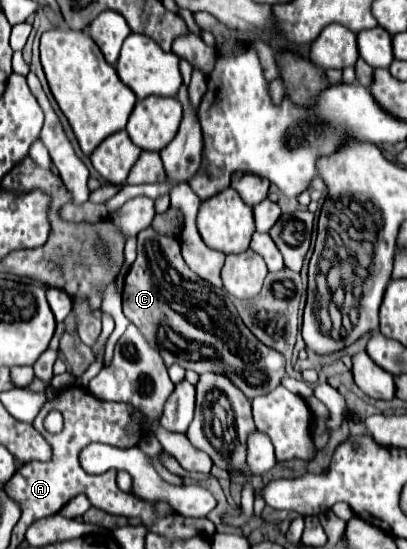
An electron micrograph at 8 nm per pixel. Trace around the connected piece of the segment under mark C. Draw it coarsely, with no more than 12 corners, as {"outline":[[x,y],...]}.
{"outline":[[137,235],[123,313],[169,365],[249,399],[285,357],[245,327],[179,241]]}

